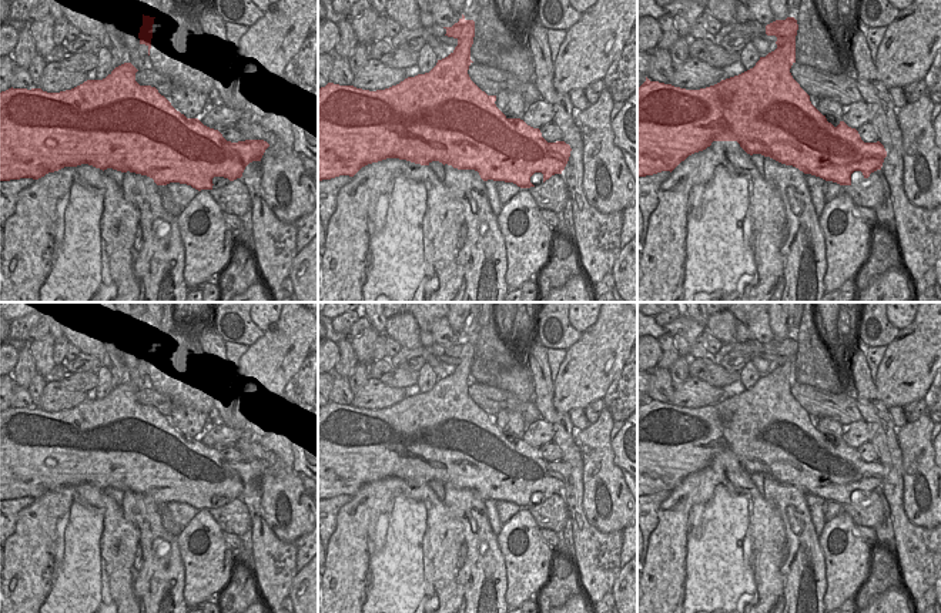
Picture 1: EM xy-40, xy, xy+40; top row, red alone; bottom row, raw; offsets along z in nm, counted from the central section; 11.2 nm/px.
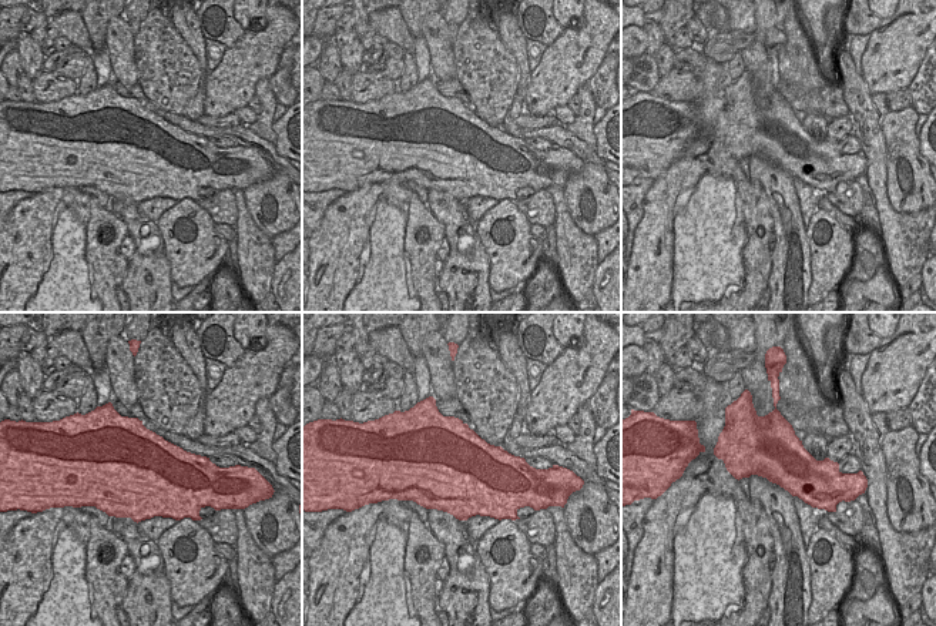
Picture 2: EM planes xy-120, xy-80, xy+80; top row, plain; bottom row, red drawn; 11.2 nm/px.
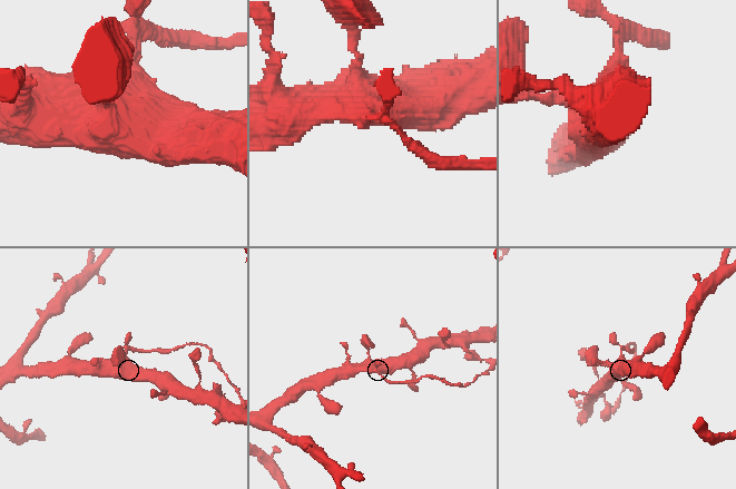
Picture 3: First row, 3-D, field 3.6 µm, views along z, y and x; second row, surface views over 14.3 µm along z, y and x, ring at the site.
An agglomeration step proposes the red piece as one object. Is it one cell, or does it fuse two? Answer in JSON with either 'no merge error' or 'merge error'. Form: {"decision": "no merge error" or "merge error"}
{"decision": "merge error"}

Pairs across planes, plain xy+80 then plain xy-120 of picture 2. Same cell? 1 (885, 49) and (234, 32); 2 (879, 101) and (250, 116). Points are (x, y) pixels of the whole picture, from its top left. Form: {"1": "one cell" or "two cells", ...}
{"1": "two cells", "2": "one cell"}

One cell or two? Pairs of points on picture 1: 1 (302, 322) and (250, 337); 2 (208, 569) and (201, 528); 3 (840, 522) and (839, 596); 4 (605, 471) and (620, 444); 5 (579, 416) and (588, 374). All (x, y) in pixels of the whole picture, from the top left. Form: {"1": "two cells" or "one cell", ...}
{"1": "two cells", "2": "one cell", "3": "one cell", "4": "two cells", "5": "two cells"}

